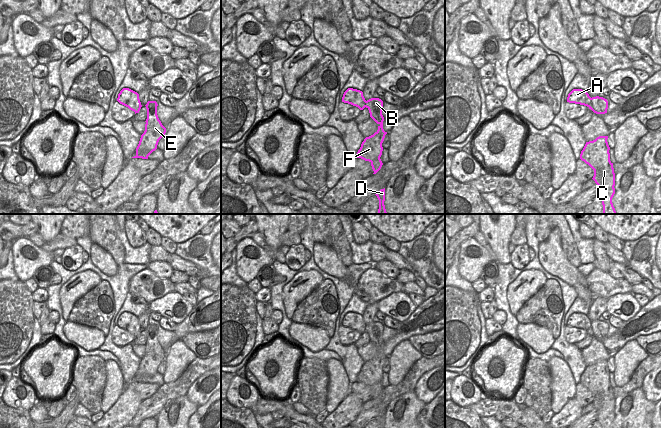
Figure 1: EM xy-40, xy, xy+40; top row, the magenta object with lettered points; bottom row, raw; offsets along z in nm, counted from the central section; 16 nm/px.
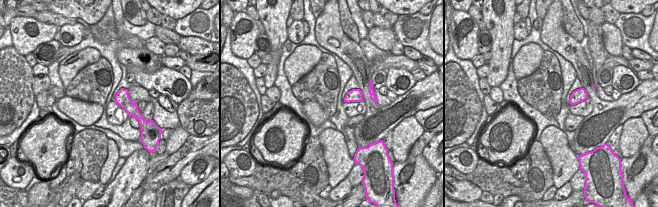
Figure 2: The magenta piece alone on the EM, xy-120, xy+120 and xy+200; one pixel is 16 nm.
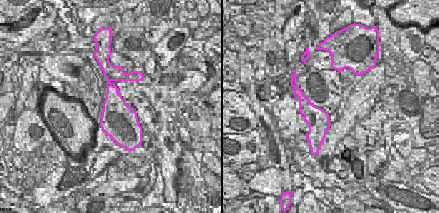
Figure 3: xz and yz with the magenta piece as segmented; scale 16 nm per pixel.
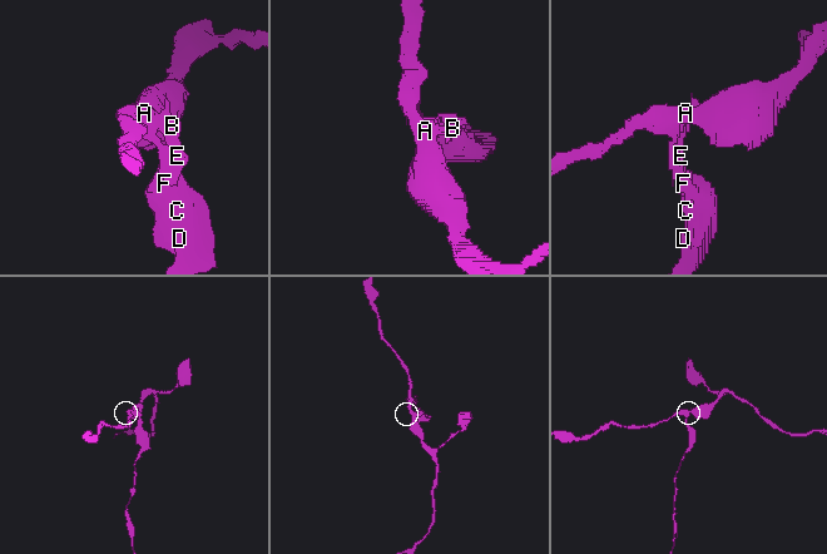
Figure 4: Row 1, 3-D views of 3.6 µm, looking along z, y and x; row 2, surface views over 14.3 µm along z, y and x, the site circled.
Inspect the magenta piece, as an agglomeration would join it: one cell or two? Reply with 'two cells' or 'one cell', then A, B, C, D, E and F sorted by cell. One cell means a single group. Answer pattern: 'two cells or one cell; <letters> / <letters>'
two cells; A / B C D E F

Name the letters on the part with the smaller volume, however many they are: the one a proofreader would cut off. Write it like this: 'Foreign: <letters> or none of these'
Foreign: B, C, D, E, F

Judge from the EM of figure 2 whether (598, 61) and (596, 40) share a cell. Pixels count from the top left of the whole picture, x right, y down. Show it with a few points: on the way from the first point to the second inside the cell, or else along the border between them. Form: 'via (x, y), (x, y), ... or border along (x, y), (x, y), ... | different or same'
via (598, 56), (596, 45) | same

